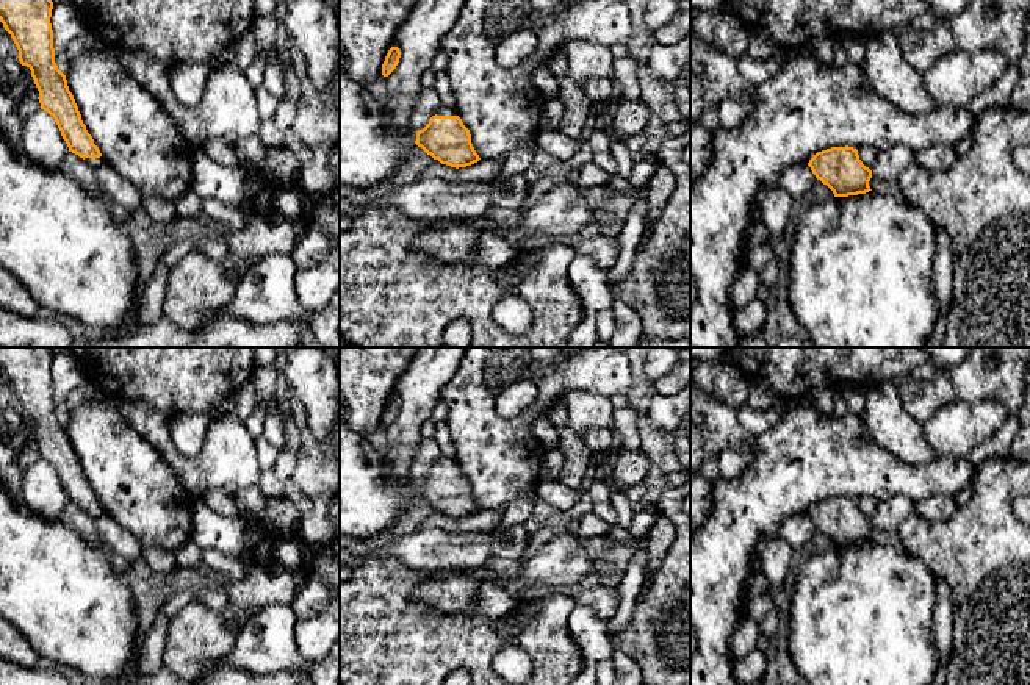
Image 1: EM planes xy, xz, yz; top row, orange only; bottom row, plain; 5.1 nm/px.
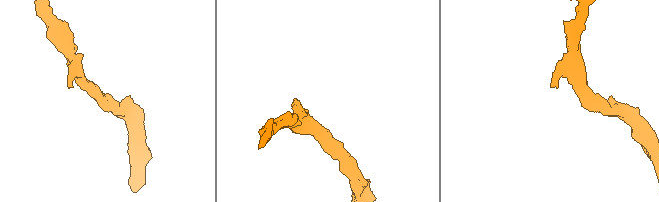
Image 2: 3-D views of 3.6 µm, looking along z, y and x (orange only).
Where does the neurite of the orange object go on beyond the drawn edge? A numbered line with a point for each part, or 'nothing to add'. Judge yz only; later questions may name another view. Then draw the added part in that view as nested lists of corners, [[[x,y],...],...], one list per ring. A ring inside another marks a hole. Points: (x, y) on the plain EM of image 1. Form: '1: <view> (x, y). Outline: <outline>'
nothing to add

